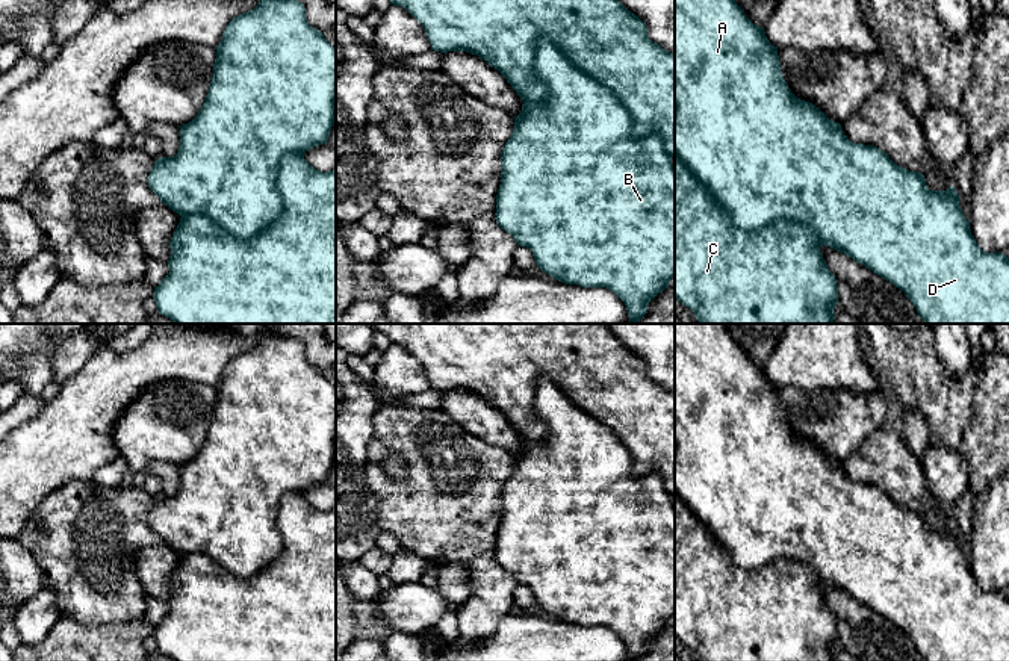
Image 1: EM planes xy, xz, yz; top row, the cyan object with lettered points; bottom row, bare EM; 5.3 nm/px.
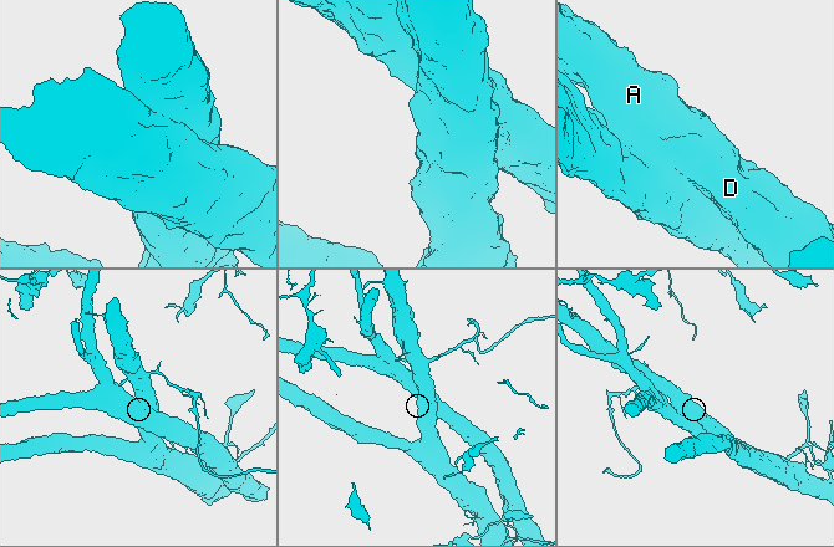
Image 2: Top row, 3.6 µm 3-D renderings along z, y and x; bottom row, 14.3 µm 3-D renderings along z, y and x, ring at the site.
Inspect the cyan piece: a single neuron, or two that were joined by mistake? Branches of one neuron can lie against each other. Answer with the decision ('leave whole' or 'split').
split

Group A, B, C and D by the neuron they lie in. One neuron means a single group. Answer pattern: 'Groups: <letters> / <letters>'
Groups: A B D / C

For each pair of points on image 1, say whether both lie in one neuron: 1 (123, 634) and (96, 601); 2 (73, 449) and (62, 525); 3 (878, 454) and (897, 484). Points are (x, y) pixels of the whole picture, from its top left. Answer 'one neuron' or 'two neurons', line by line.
1: two neurons
2: two neurons
3: one neuron

